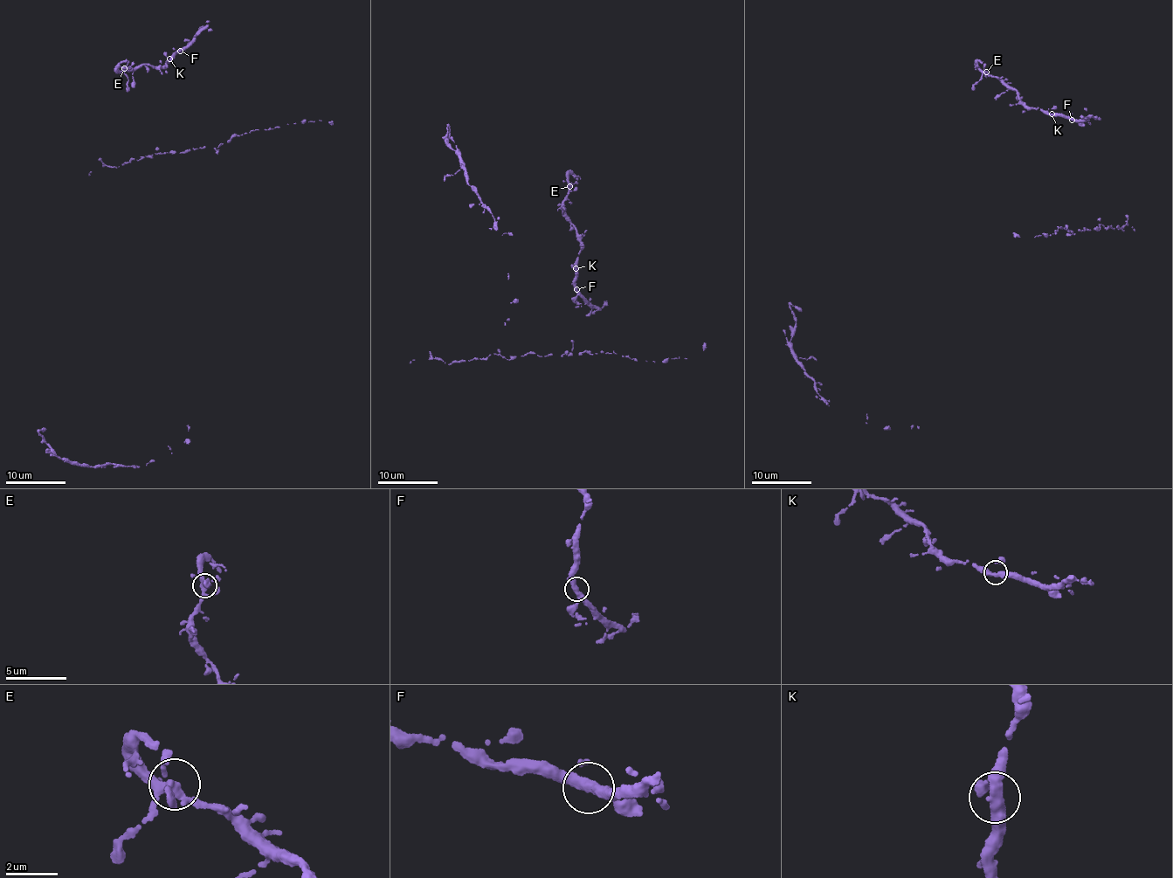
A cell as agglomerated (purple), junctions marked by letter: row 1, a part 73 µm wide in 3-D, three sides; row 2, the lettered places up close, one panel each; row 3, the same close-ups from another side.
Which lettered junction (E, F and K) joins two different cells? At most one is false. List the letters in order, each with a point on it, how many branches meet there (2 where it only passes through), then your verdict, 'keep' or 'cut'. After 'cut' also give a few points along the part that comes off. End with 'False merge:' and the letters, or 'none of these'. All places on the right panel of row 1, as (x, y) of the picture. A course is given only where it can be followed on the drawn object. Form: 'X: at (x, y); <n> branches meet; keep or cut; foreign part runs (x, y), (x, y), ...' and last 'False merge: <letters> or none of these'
E: at (986, 72); 4 branches meet; keep
F: at (1072, 120); 4 branches meet; keep
K: at (1052, 114); 3 branches meet; keep
False merge: none of these

